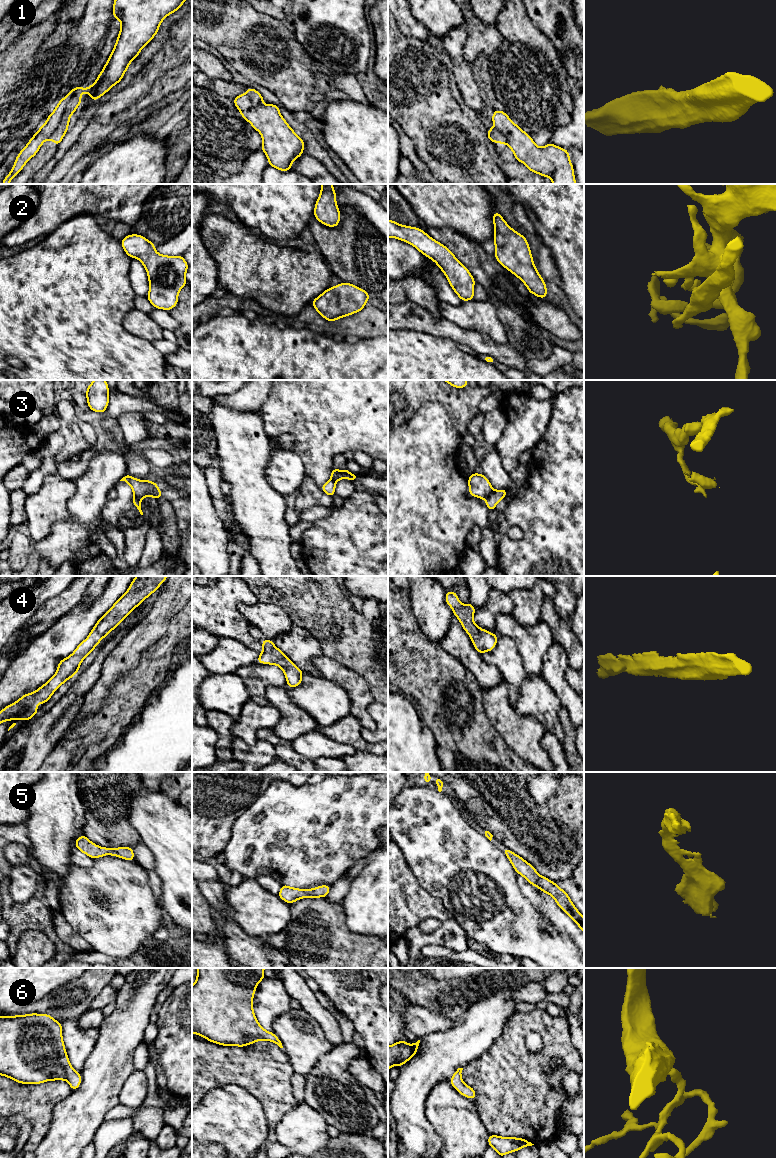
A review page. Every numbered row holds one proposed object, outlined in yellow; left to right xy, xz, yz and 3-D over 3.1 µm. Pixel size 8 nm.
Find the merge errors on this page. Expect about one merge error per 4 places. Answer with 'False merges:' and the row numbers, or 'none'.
False merges: 1, 3

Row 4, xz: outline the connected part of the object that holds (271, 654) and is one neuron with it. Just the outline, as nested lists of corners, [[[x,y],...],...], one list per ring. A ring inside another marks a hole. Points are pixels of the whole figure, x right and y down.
[[[264,639],[261,644],[263,651],[257,659],[257,663],[270,664],[279,666],[287,680],[287,686],[294,688],[302,683],[303,671],[298,669],[296,665],[274,644],[272,640]]]

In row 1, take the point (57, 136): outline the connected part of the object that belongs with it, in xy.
[[[78,95],[72,99],[70,99],[67,103],[65,113],[63,114],[57,128],[48,138],[52,140],[56,147],[60,144],[66,132],[68,131],[68,125],[70,122],[71,115],[76,111],[77,107],[81,104],[81,96]]]

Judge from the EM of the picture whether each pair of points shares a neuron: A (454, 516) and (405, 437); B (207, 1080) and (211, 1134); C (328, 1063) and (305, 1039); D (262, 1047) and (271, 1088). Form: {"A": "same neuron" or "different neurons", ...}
{"A": "same neuron", "B": "different neurons", "C": "different neurons", "D": "same neuron"}

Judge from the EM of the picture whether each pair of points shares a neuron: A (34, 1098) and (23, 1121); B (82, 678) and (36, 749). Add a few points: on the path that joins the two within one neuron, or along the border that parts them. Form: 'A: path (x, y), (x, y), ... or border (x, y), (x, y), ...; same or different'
A: border (11, 1115), (28, 1119), (32, 1125), (29, 1139); different
B: path (74, 696), (52, 721), (46, 731); same

